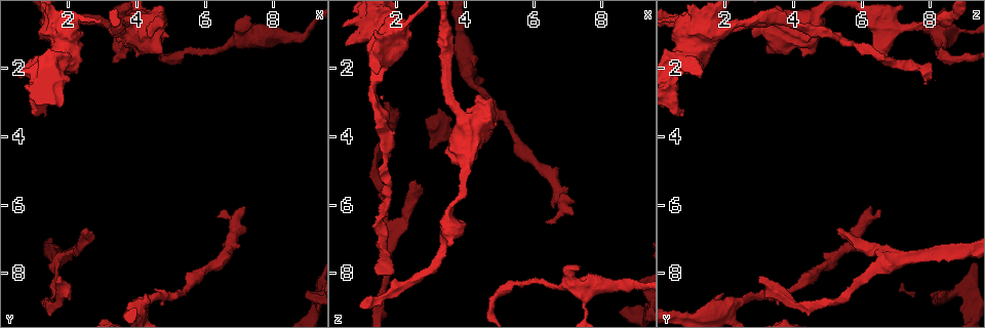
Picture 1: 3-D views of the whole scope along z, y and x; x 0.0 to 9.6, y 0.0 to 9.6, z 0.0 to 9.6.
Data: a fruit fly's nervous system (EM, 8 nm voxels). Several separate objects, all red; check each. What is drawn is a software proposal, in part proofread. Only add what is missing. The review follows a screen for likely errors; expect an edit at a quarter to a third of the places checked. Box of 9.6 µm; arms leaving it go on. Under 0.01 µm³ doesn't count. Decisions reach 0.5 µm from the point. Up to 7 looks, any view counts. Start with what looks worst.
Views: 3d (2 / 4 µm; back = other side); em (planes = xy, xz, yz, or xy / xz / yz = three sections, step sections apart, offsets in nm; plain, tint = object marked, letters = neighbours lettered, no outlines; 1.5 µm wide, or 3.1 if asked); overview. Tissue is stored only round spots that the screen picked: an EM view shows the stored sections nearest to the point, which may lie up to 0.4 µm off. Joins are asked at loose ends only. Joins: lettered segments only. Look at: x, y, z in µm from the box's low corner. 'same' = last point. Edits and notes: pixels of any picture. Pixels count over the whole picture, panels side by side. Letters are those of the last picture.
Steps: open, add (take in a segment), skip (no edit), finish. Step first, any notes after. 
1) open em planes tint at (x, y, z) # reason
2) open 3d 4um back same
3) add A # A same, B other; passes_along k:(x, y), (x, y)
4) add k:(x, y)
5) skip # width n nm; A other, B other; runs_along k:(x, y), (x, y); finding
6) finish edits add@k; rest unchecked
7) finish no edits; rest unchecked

open 3d 4um at (1.80, 2.40, 7.90) # end of a long branch

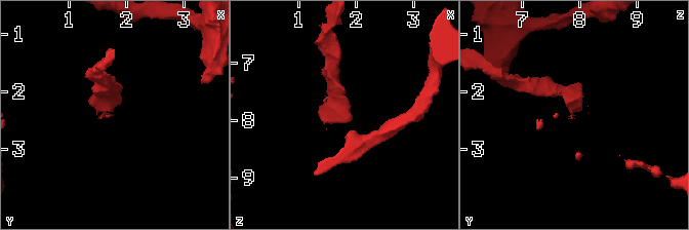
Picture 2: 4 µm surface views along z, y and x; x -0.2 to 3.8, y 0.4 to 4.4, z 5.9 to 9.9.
open em planes plain at (1.70, 2.40, 7.85) # need the tissue

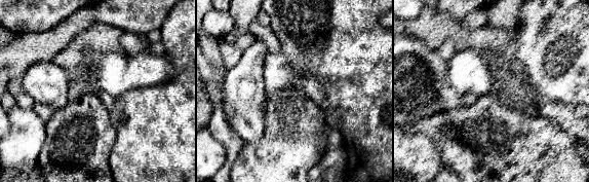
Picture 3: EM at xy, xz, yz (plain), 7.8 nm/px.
open em planes letters same # see the neighbours

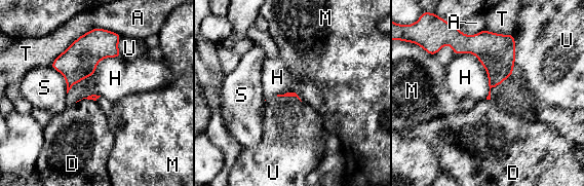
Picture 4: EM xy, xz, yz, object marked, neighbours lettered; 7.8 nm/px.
skip # A other, D other, H other, M other, S other, T other, U other; border 4:(118, 57), (104, 58), (67, 94); none of them fits

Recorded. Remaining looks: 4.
open em planes letters at (1.30, 3.40, 0.75) # thick end

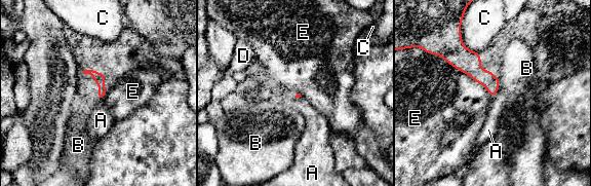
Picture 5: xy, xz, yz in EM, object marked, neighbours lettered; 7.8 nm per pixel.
skip # A other, B other, C other, D other, E other; no lettered segment goes on from it

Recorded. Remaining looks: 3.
open 3d 4um back at (2.45, 6.85, 5.30) # an open end

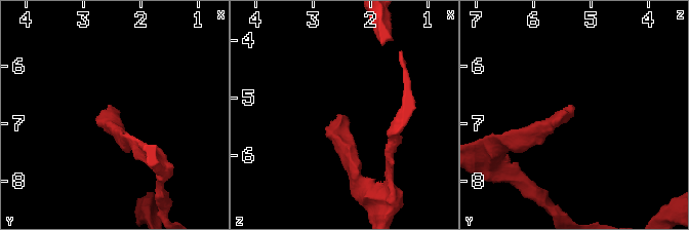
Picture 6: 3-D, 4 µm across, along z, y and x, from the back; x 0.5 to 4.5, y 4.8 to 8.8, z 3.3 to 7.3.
open em yz step 8 letters at (2.40, 6.80, 5.30)

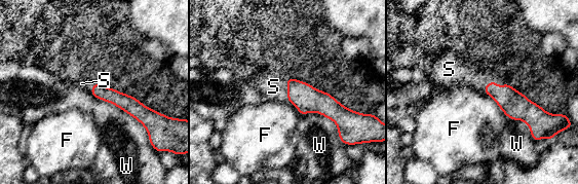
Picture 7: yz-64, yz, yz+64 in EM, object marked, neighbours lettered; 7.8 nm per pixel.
open em planes letters same

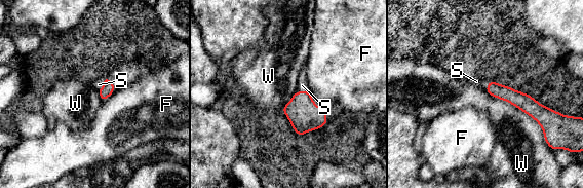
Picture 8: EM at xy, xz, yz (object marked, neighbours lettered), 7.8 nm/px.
add S # longest_contact W 600 nm; F other, S same, W other; passes_along 8:(109, 87), (104, 85), (99, 84); the cell continues

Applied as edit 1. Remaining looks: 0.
finish edits add@8; rest unchecked

